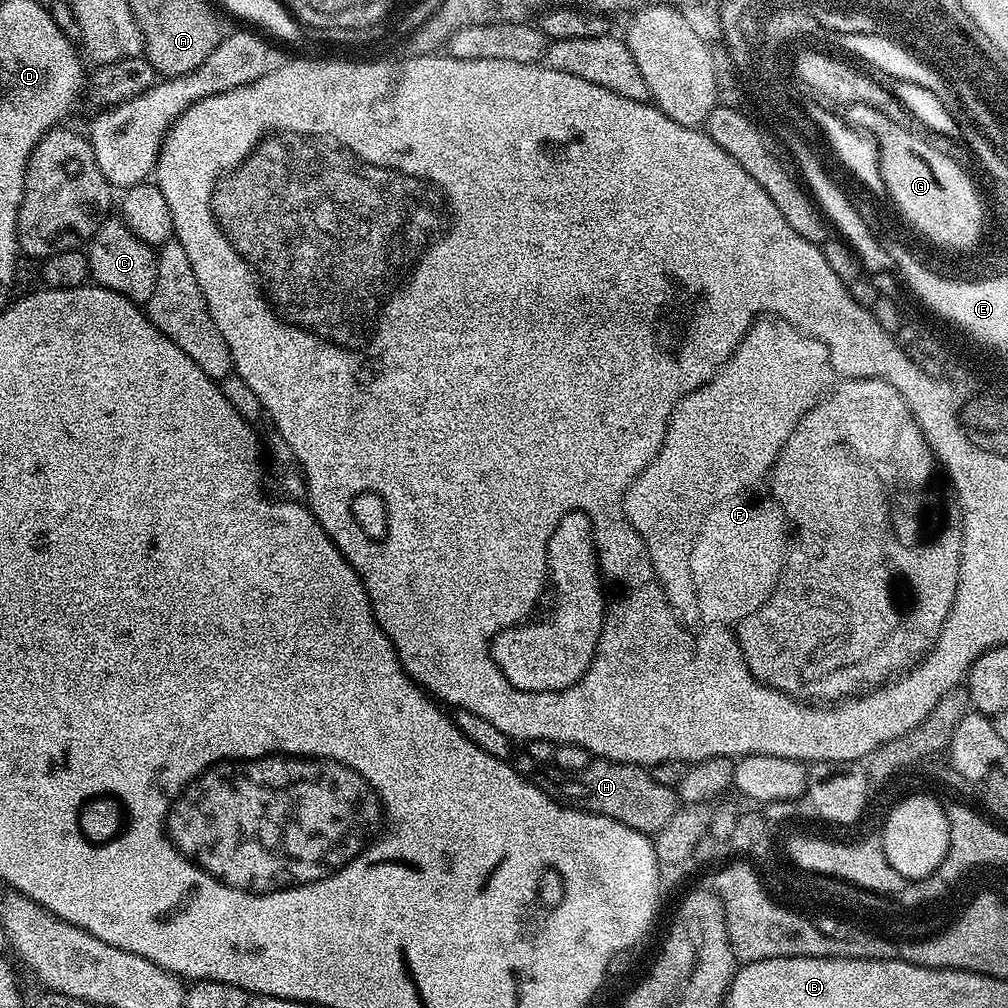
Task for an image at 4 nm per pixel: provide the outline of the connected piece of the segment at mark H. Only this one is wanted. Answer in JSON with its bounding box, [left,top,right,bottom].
[514,754,678,834]

